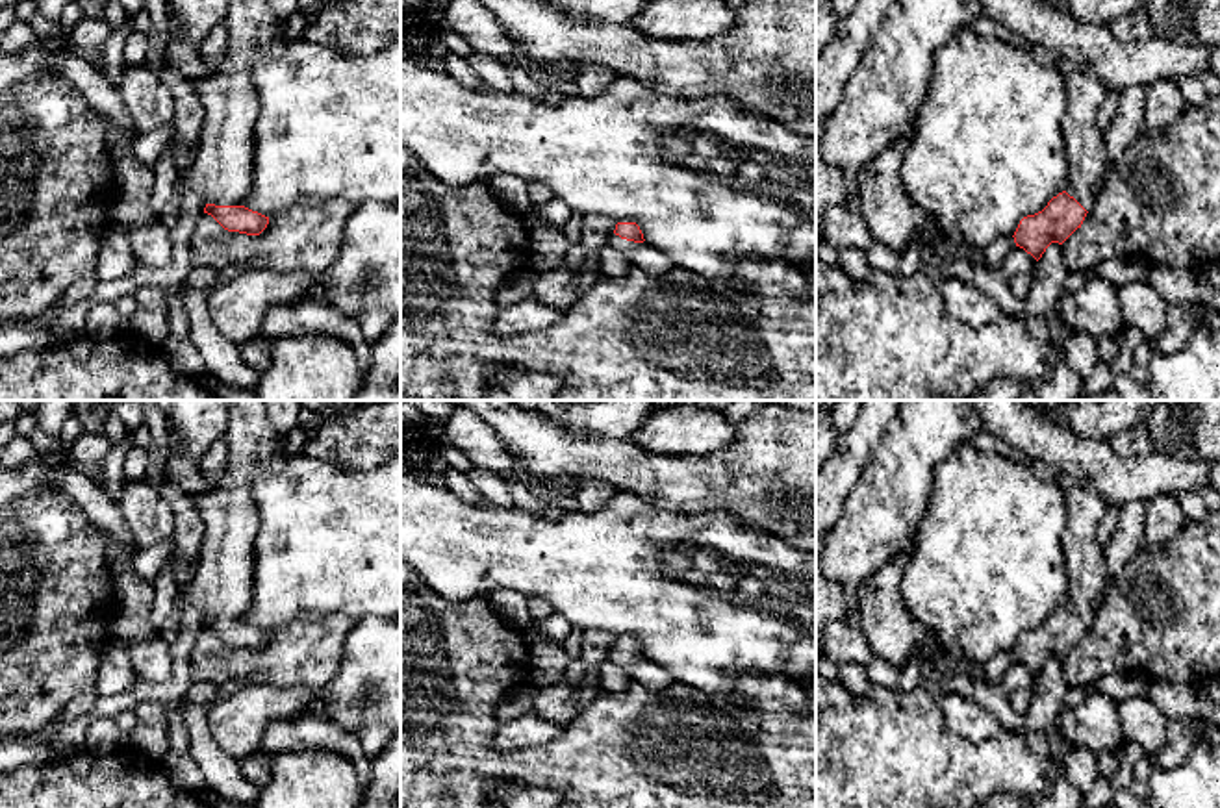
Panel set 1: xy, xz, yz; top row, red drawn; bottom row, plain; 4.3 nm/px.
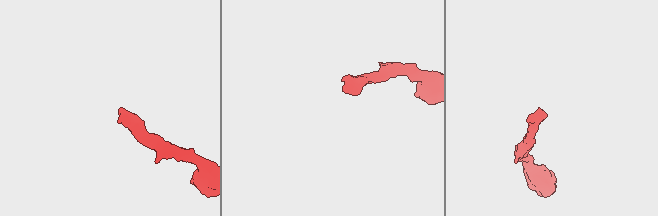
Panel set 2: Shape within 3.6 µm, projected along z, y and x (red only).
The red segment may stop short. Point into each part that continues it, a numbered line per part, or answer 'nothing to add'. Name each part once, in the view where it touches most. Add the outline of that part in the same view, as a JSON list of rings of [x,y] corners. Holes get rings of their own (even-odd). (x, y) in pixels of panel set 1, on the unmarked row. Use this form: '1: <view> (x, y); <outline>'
1: xy (221, 588); [[[222,400],[228,410],[228,463],[221,478],[206,491],[195,495],[198,515],[204,523],[204,539],[197,573],[187,591],[187,602],[197,606],[204,619],[243,621],[252,600],[254,584],[254,539],[260,530],[260,515],[252,499],[252,484],[267,473],[278,473],[287,465],[284,436],[267,419],[263,400]]]

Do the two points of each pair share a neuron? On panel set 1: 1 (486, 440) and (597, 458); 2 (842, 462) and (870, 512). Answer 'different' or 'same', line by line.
1: different
2: different

